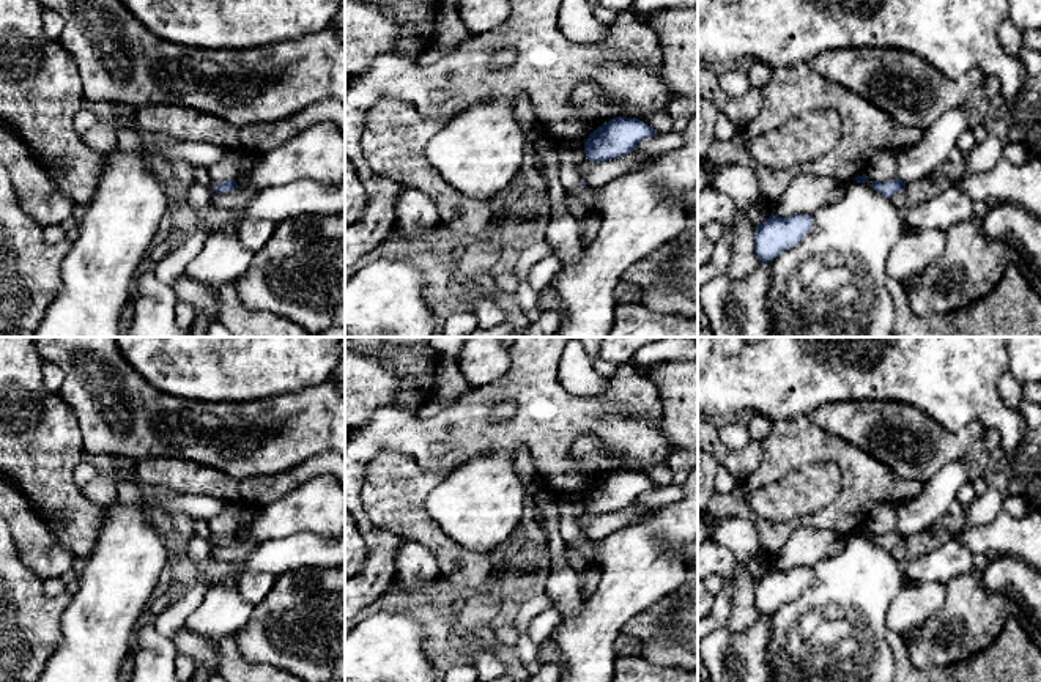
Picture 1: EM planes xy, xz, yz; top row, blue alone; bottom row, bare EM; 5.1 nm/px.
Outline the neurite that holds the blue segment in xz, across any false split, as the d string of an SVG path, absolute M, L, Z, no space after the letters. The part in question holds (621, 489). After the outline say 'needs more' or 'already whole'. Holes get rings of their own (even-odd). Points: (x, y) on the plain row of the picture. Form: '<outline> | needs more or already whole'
M616 469L587 490L584 506L591 515L619 512L654 488L657 484L638 471Z | already whole

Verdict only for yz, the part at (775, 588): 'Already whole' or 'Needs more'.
Already whole

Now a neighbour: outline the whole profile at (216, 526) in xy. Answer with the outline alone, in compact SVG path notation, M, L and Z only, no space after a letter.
M227 502L225 509L208 521L211 545L224 534L235 532L243 524L250 524L254 509Z

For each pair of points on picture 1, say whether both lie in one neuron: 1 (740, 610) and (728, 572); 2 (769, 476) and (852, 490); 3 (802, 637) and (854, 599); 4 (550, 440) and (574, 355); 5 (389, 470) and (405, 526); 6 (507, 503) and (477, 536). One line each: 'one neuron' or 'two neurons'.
1: one neuron
2: one neuron
3: one neuron
4: two neurons
5: one neuron
6: one neuron

